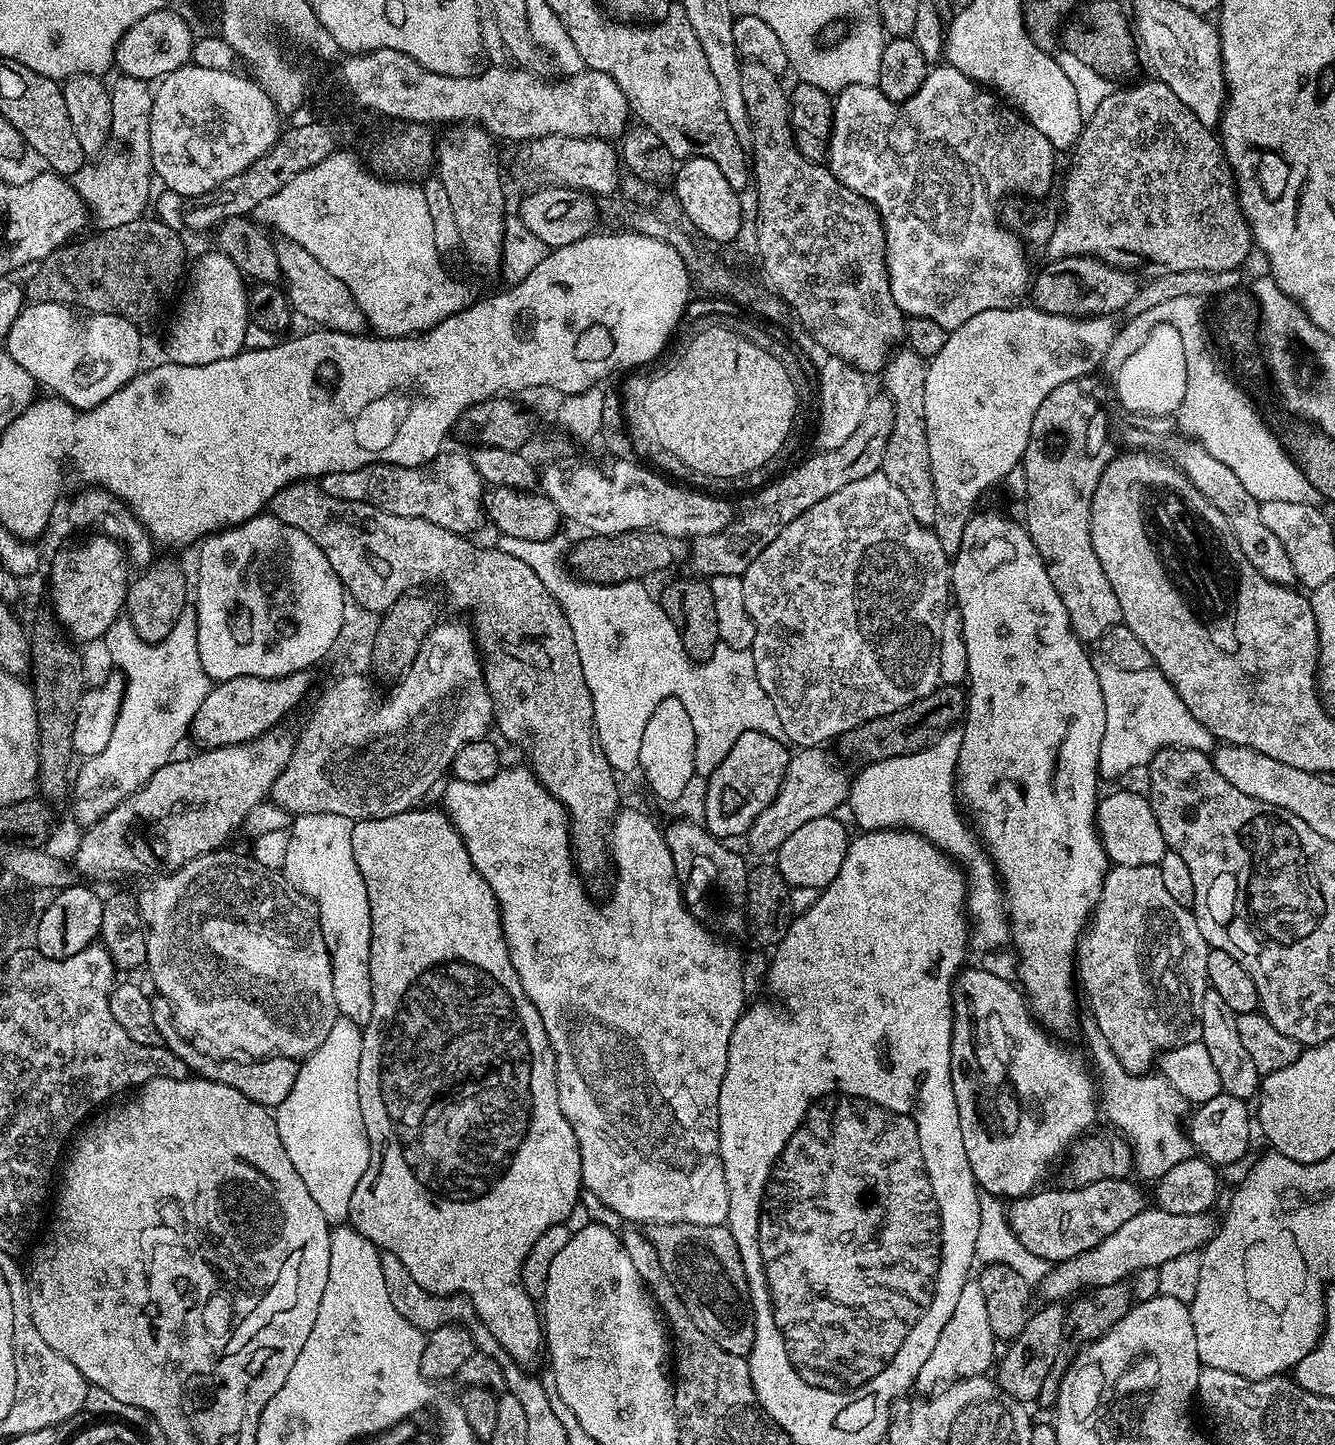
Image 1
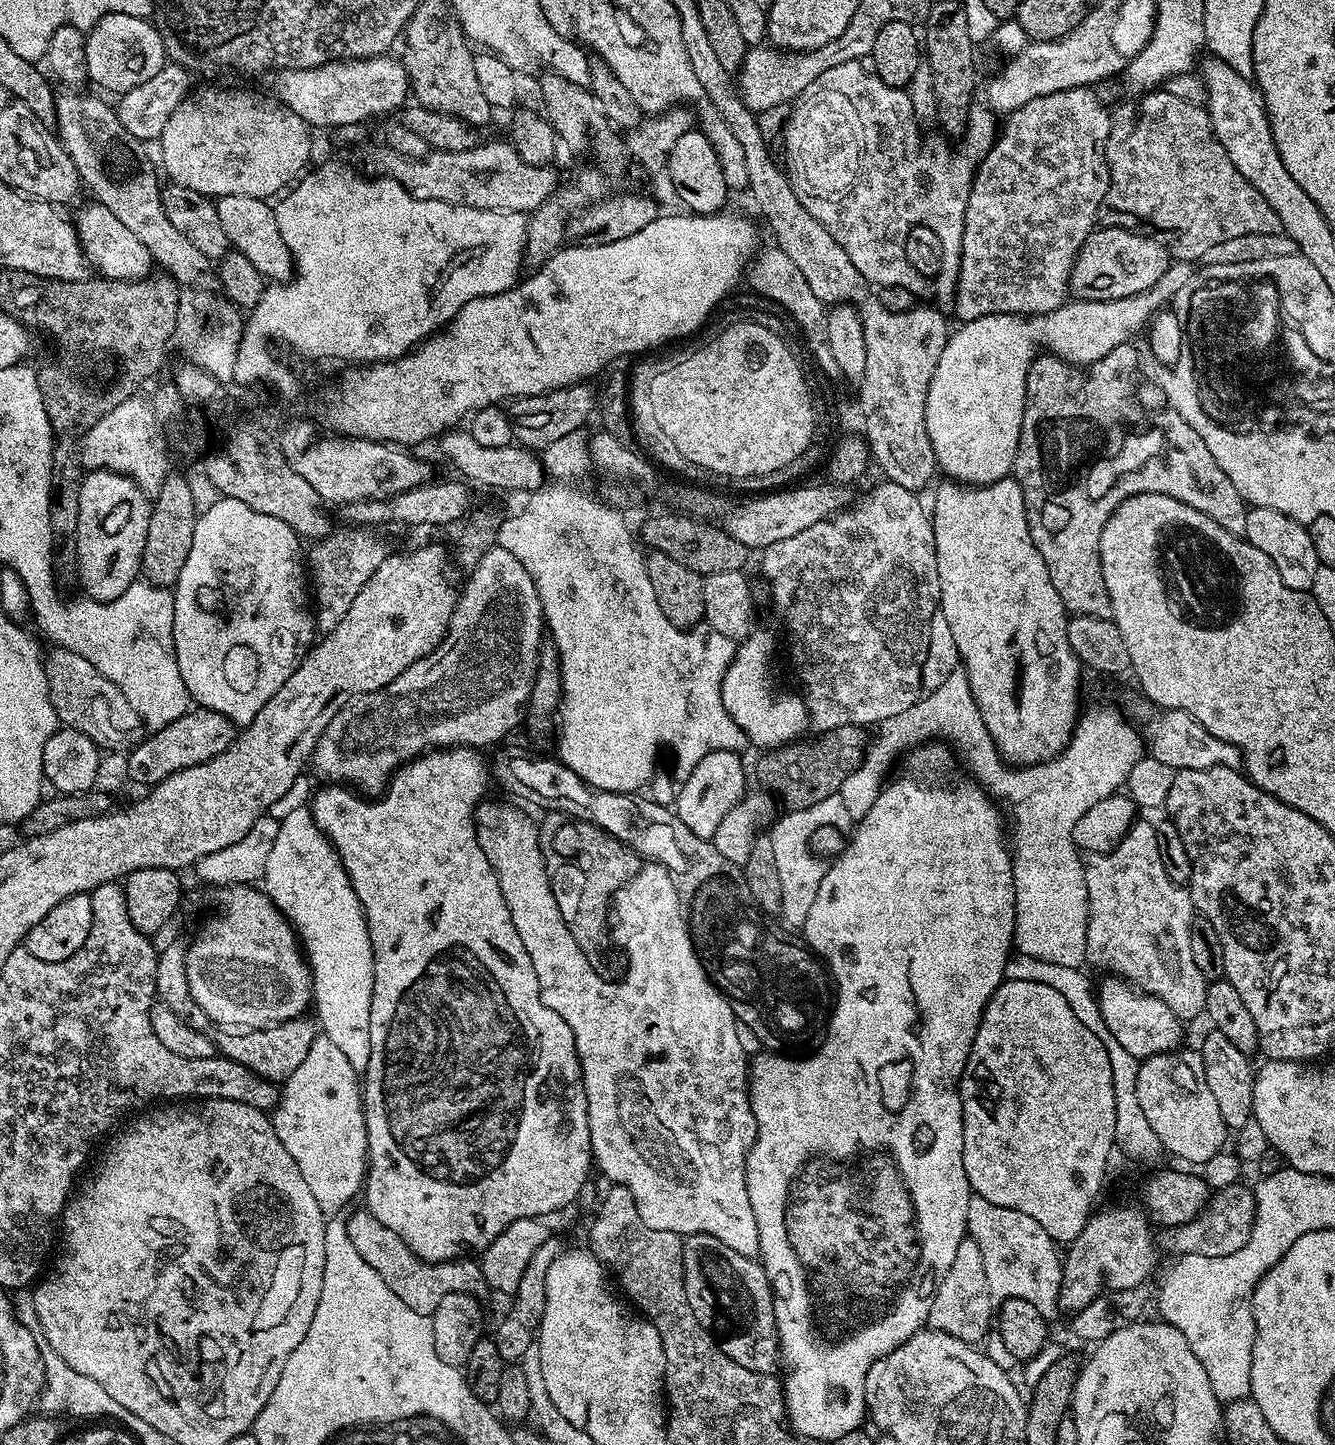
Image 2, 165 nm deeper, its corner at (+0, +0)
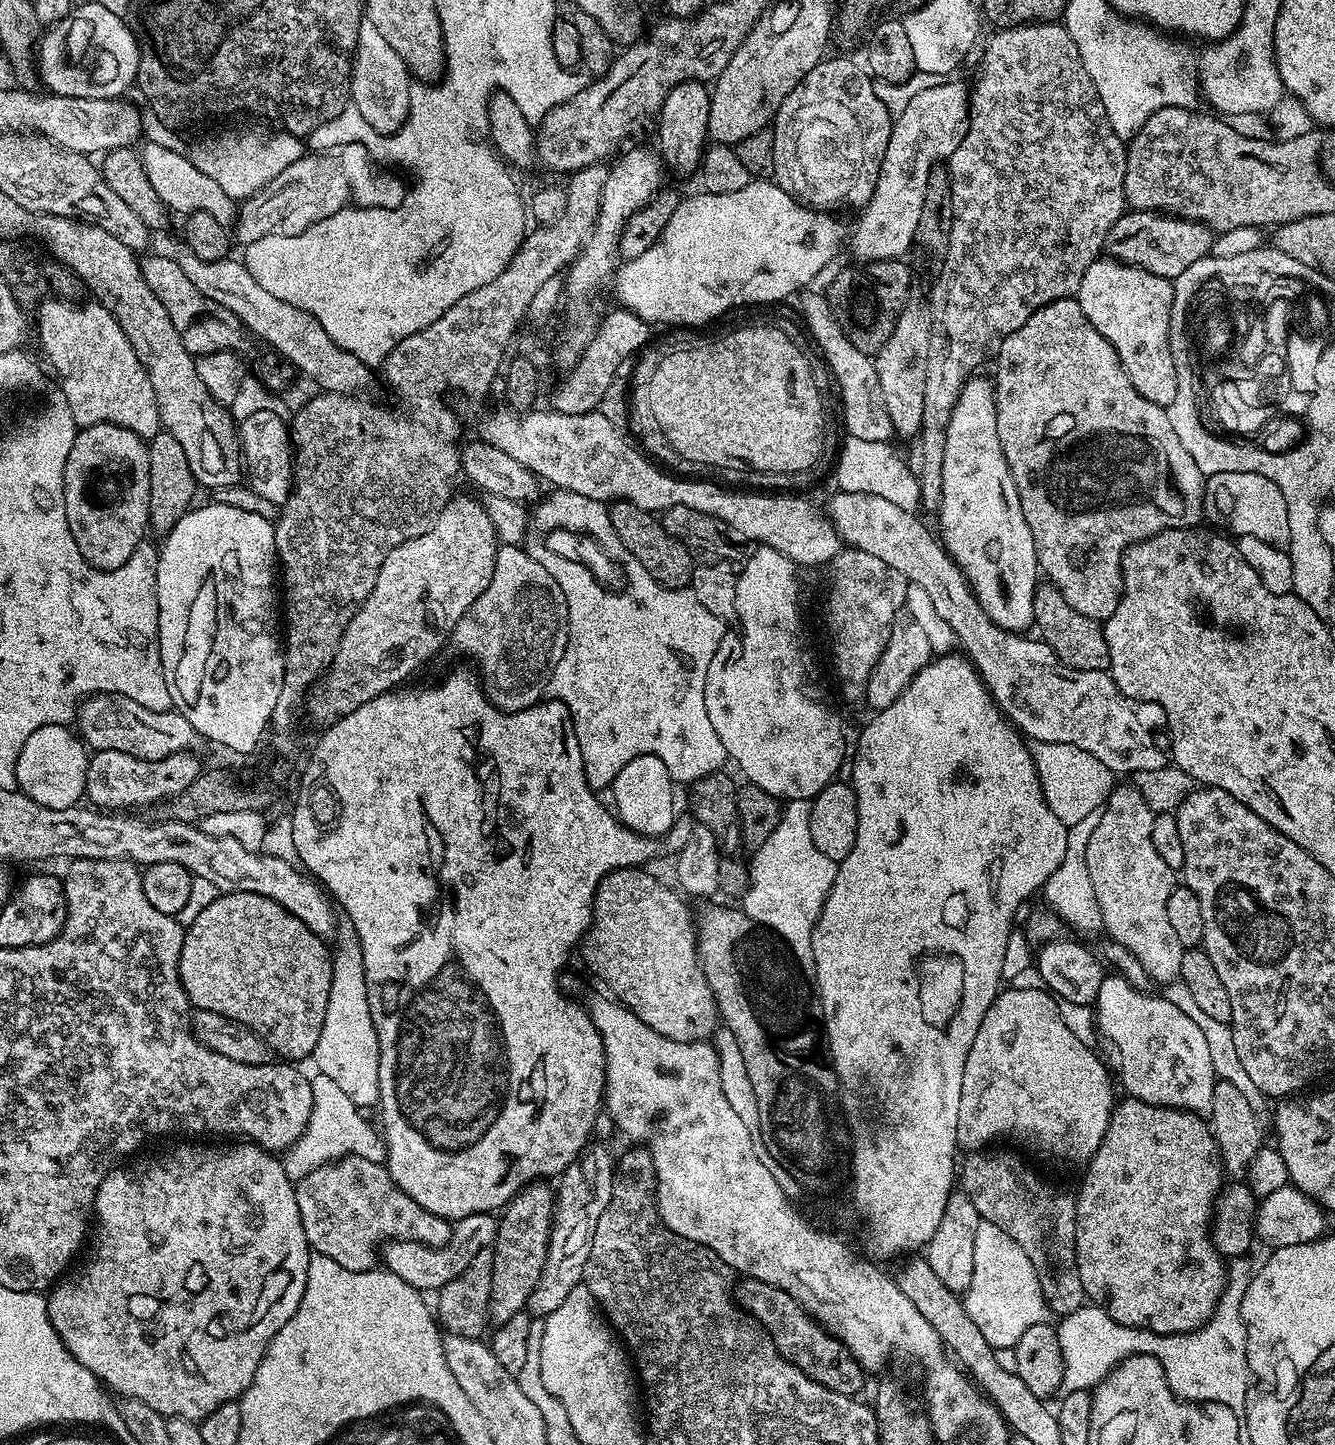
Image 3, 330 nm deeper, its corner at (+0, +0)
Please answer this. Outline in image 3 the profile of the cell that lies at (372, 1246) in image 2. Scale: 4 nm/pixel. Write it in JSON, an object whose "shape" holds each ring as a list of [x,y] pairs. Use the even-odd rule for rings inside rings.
{"shape":[[[345,1156],[335,1164],[314,1170],[296,1184],[298,1214],[302,1214],[302,1230],[306,1230],[306,1242],[315,1255],[334,1258],[338,1266],[351,1272],[370,1272],[378,1264],[378,1245],[393,1240],[409,1240],[419,1244],[443,1246],[452,1239],[454,1228],[449,1221],[430,1214],[410,1194],[406,1194],[390,1178],[384,1164],[375,1164],[361,1156]]]}

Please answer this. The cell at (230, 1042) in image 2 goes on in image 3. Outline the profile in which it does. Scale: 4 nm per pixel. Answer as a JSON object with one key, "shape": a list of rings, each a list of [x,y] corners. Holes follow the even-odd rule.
{"shape":[[[225,892],[216,894],[216,897],[197,914],[192,920],[192,925],[187,925],[182,954],[180,955],[180,981],[188,995],[189,1005],[196,1010],[210,1010],[214,1014],[229,1016],[231,1020],[237,1020],[242,1026],[246,1026],[254,1034],[258,1034],[268,1044],[269,1053],[276,1052],[281,1061],[300,1062],[296,1060],[308,1060],[312,1051],[318,1046],[318,1034],[322,1034],[322,1022],[326,1022],[326,1004],[330,1002],[330,982],[332,981],[333,953],[327,948],[325,941],[310,926],[306,926],[297,916],[290,914],[278,902],[274,902],[269,896],[254,894],[253,892]]]}

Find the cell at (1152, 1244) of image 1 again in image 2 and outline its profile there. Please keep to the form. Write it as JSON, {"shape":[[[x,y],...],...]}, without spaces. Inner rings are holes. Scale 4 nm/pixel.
{"shape":[[[1237,1182],[1225,1188],[1215,1189],[1209,1195],[1208,1204],[1190,1222],[1182,1226],[1164,1228],[1162,1248],[1173,1252],[1179,1258],[1186,1254],[1206,1254],[1206,1258],[1226,1258],[1226,1254],[1234,1254],[1234,1250],[1242,1250],[1250,1238],[1250,1230],[1256,1217],[1256,1194],[1244,1182]]]}

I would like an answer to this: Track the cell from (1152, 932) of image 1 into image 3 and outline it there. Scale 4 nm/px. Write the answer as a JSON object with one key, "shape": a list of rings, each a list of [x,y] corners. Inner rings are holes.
{"shape":[[[1117,783],[1104,803],[1098,826],[1094,826],[1094,834],[1090,834],[1090,842],[1086,842],[1086,870],[1090,870],[1094,898],[1098,898],[1102,928],[1144,967],[1146,975],[1153,976],[1159,982],[1169,982],[1179,977],[1186,949],[1182,942],[1178,942],[1166,915],[1166,898],[1170,898],[1174,887],[1174,870],[1166,866],[1166,862],[1162,862],[1158,855],[1158,850],[1154,850],[1154,838],[1150,838],[1153,815],[1150,806],[1146,806],[1146,798],[1142,798],[1136,787],[1131,783]]]}

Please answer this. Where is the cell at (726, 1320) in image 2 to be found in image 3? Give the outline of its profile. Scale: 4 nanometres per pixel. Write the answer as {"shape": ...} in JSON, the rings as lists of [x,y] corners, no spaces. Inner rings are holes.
{"shape":[[[744,1278],[735,1285],[734,1299],[745,1312],[760,1321],[782,1358],[798,1366],[810,1378],[814,1378],[814,1382],[838,1394],[854,1397],[861,1395],[860,1391],[863,1390],[866,1379],[864,1367],[838,1337],[831,1336],[803,1306],[790,1298],[790,1294],[786,1294],[786,1290],[778,1290],[761,1280]]]}

